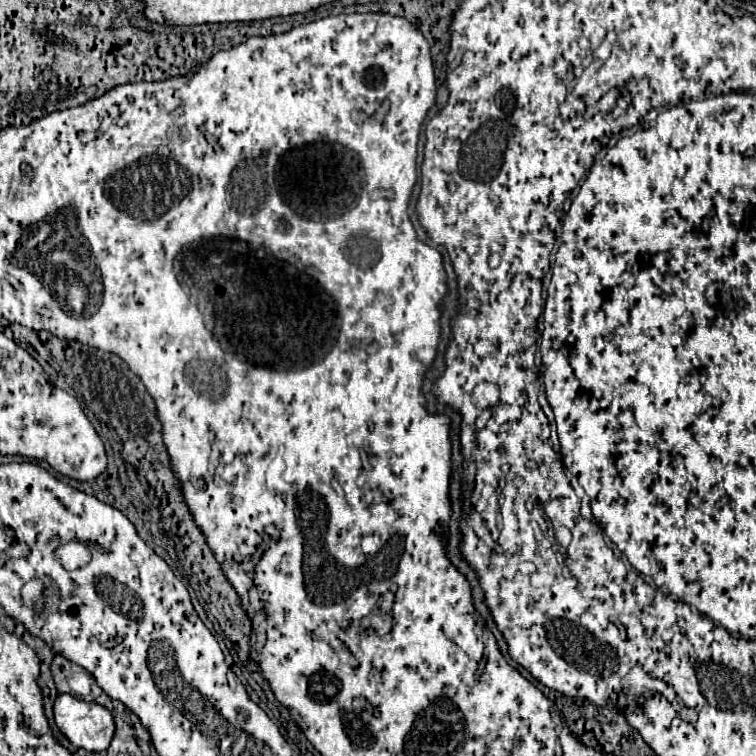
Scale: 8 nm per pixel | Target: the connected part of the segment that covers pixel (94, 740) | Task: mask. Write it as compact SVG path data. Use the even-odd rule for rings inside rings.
M59 695L53 705L55 725L75 745L87 751L107 751L115 735L111 711L99 703L87 703L71 695Z

